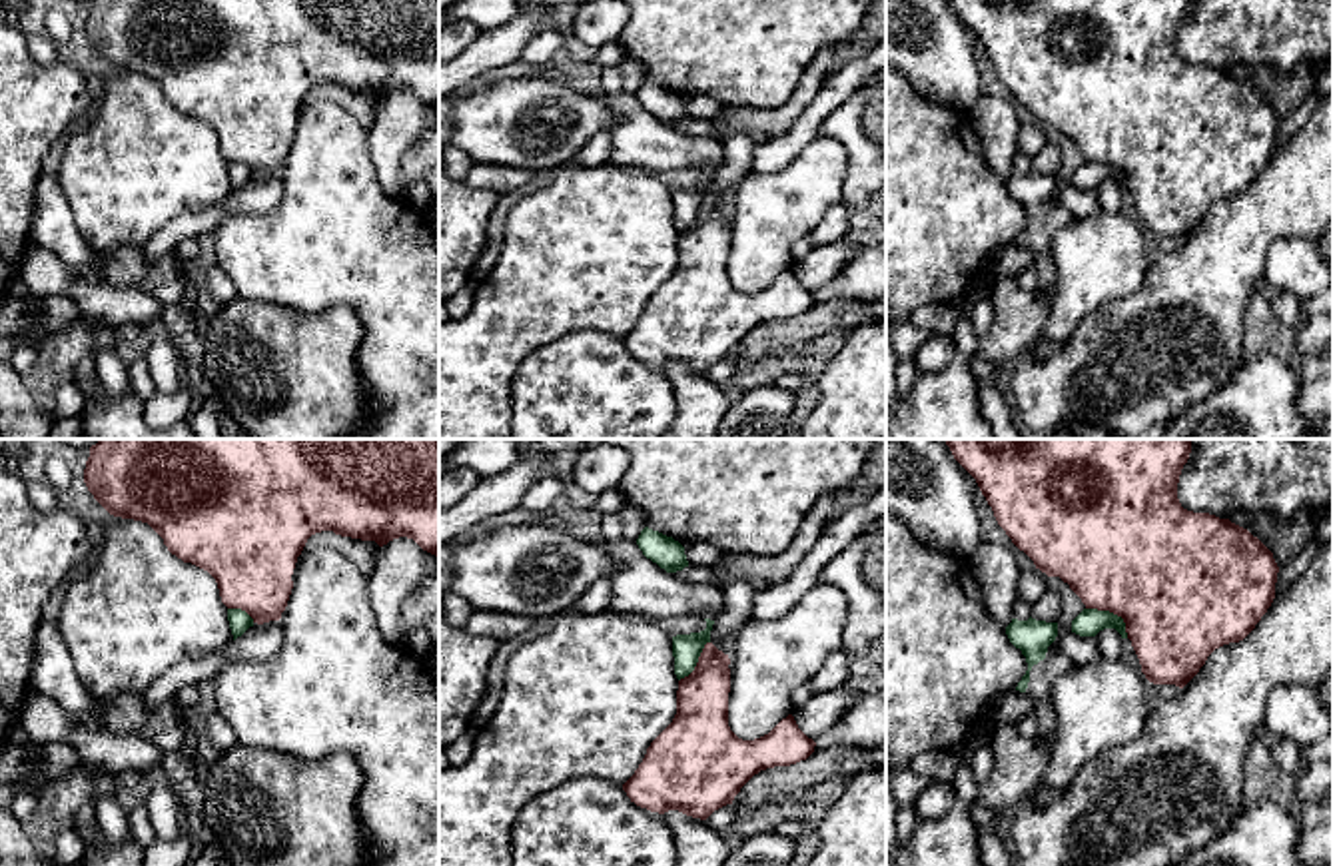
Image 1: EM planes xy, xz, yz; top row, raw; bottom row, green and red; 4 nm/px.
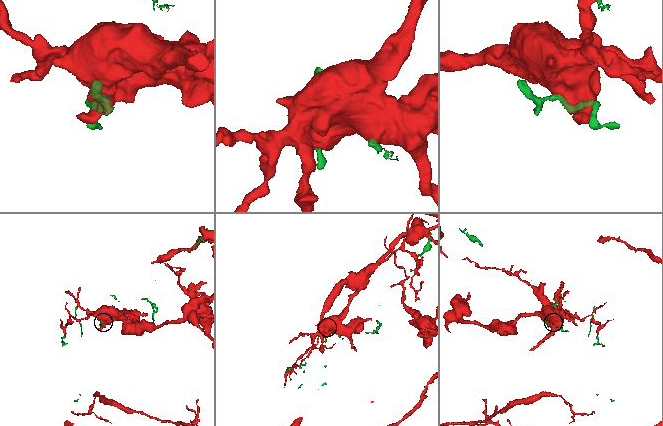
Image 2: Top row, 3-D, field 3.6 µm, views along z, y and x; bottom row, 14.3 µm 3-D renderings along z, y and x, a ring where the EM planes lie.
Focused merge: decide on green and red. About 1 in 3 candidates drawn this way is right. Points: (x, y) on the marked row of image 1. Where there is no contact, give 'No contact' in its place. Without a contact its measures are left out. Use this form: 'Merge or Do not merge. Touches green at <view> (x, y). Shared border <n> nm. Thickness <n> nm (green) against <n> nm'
Do not merge. Touches green at yz (1112, 613). Shared border 220 nm. Thickness 110 nm (green) against 500 nm

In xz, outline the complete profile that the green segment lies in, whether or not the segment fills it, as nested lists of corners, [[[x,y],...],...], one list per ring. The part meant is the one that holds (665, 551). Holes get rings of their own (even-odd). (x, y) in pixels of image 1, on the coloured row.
[[[645,527],[637,539],[637,545],[647,559],[657,563],[666,573],[676,573],[688,567],[684,547],[659,531]]]

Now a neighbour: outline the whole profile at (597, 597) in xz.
[[[607,577],[593,583],[575,603],[579,615],[595,615],[611,605],[611,581]]]

